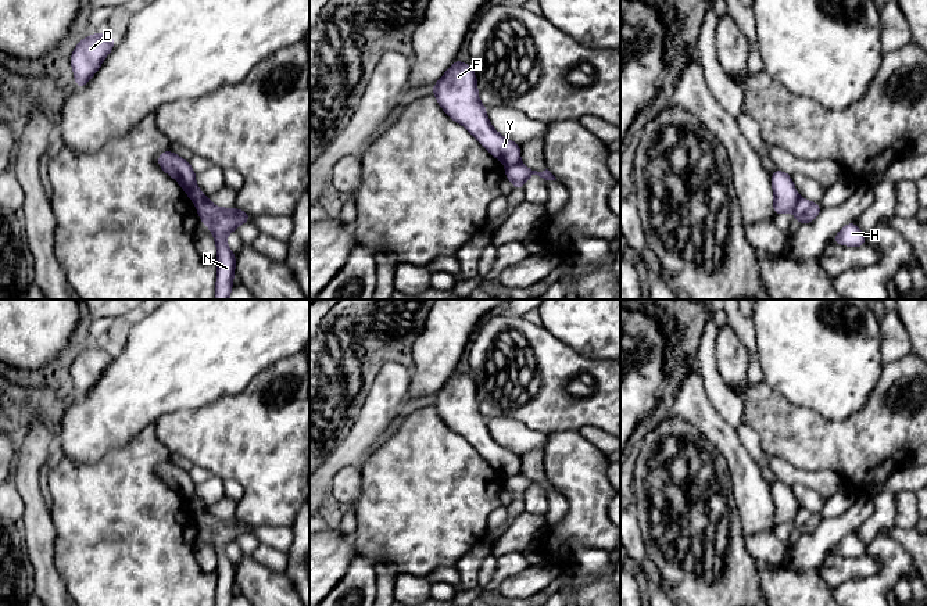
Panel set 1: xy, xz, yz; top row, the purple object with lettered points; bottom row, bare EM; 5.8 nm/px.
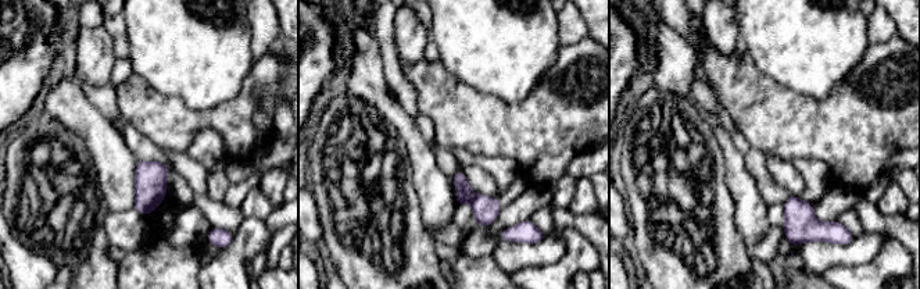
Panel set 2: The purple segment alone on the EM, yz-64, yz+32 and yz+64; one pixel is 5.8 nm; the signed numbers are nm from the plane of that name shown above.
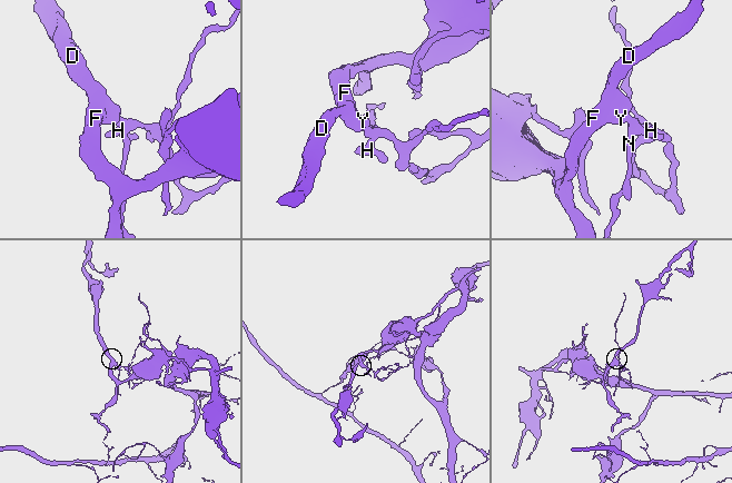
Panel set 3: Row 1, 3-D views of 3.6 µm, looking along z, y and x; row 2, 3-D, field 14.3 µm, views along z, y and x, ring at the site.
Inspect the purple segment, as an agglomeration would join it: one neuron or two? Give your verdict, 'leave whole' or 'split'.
split

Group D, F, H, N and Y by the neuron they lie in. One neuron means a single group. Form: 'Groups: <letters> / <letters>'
Groups: D F Y / H N

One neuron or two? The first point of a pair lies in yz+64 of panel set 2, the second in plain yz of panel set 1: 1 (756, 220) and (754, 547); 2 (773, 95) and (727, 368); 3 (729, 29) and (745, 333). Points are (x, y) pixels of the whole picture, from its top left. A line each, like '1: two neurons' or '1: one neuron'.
1: two neurons
2: two neurons
3: two neurons

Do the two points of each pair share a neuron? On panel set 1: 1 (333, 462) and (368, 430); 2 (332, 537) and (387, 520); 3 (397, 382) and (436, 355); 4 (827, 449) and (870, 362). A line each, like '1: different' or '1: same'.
1: same
2: different
3: different
4: different

